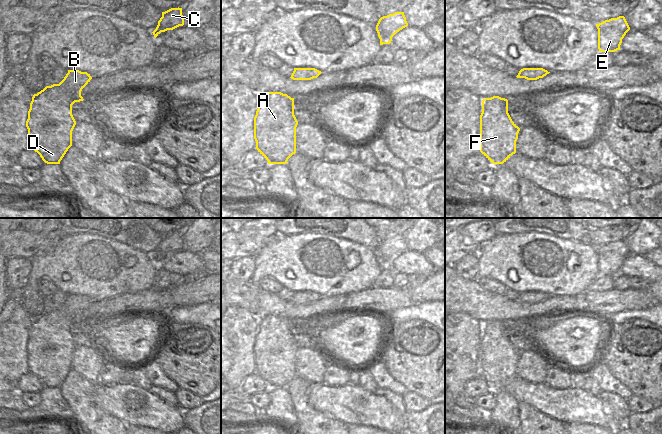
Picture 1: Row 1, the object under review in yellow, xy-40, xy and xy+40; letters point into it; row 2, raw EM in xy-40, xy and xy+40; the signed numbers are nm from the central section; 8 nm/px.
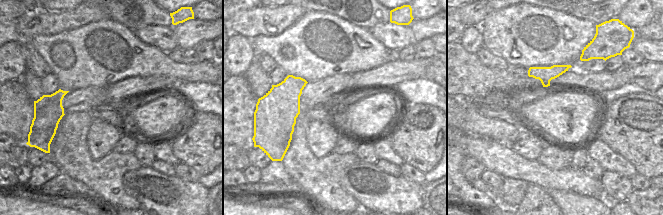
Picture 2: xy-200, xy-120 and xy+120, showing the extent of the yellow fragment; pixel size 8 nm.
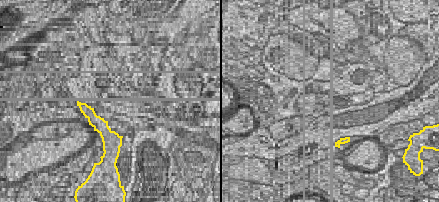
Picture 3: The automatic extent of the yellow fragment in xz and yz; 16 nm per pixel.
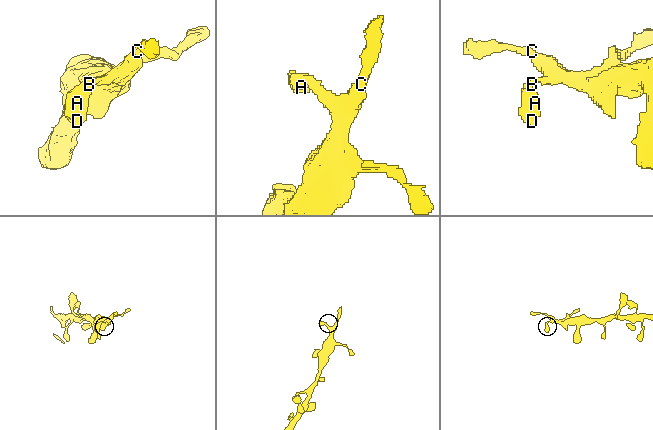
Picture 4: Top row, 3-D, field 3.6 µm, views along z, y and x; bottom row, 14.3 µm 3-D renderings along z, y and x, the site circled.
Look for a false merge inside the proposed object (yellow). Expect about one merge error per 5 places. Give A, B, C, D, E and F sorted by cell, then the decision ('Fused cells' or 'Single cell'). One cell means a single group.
Groups: A B C D E F. Single cell.

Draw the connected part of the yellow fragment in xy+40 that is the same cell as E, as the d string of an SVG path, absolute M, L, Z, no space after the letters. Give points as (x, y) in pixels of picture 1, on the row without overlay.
M624 240L611 242L599 248L598 253L598 273L600 276L615 276L620 274L622 263L630 254Z

